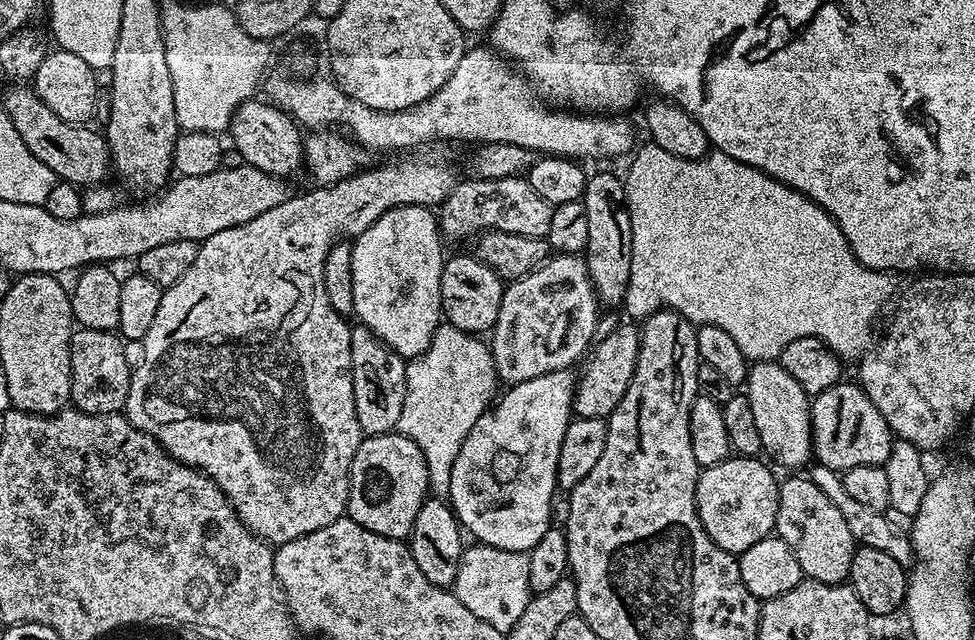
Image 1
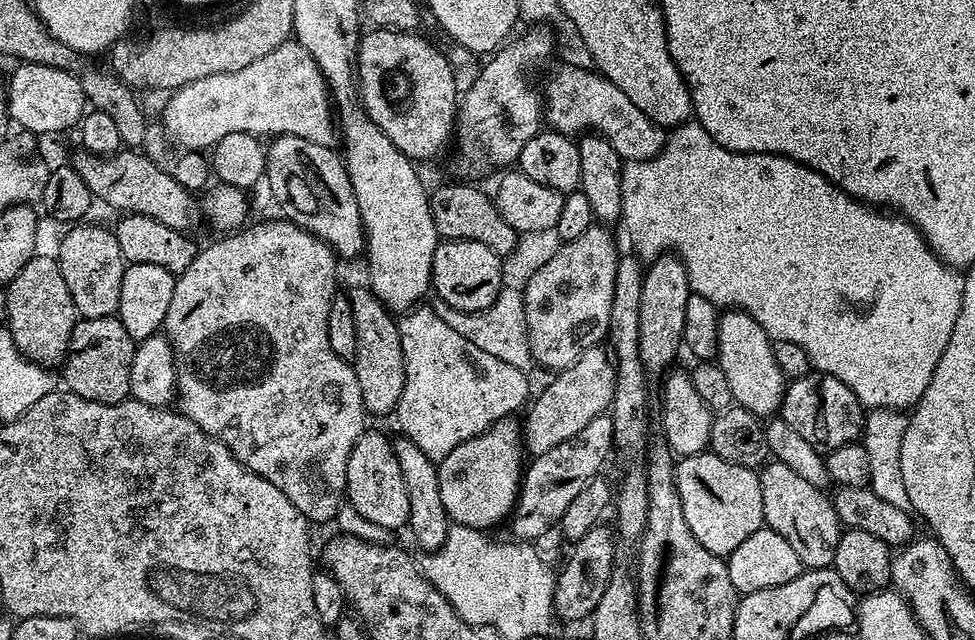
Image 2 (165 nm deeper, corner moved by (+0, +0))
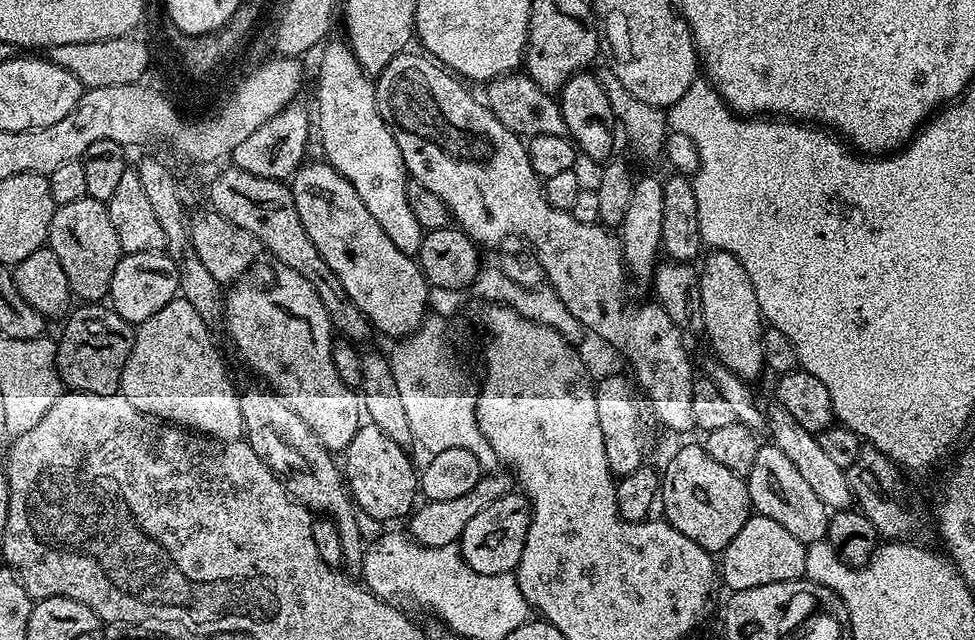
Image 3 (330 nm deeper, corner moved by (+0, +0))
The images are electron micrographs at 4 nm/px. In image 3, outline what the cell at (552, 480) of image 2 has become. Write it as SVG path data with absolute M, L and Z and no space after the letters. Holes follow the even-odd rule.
M513 490L498 498L482 514L466 522L464 533L460 535L458 547L464 561L478 574L515 573L522 558L522 546L526 546L526 534L532 521L532 505L527 496Z

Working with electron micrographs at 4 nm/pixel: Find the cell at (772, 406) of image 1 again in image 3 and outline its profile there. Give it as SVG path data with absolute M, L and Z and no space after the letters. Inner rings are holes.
M715 250L703 257L704 265L699 265L700 289L702 290L702 314L704 332L716 351L715 359L724 364L745 382L752 382L759 372L765 371L762 358L762 338L766 327L758 306L758 294L754 294L754 282L746 274L746 266L729 252Z

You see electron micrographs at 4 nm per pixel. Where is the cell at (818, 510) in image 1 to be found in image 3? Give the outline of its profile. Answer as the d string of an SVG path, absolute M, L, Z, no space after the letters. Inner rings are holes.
M771 442L761 443L758 455L754 457L754 466L750 466L746 477L748 493L752 499L752 507L759 515L774 518L778 526L790 530L794 538L798 538L805 546L819 544L827 537L830 509L818 502L818 494L810 490L802 474Z

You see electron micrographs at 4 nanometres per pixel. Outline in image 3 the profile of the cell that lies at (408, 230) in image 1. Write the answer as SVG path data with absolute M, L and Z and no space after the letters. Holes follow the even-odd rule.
M329 39L323 45L324 53L320 56L320 69L316 72L316 112L314 108L314 116L320 119L320 144L324 147L323 159L332 167L338 170L338 174L342 174L342 178L346 178L346 182L350 182L350 186L354 186L354 190L358 194L358 198L362 198L362 202L366 206L366 210L370 210L374 222L378 222L378 226L382 226L382 231L386 233L386 238L390 238L390 242L394 242L394 246L398 246L398 250L402 250L402 254L415 257L422 246L422 238L424 237L424 229L418 226L418 218L414 218L414 214L410 211L410 202L408 201L408 181L410 179L408 170L404 166L402 158L402 150L398 150L398 142L394 142L394 134L390 134L390 130L386 126L386 122L382 118L382 114L378 114L378 102L376 101L376 86L373 77L365 72L364 67L360 65L358 60L354 58L354 54L349 50L347 43L343 39Z

